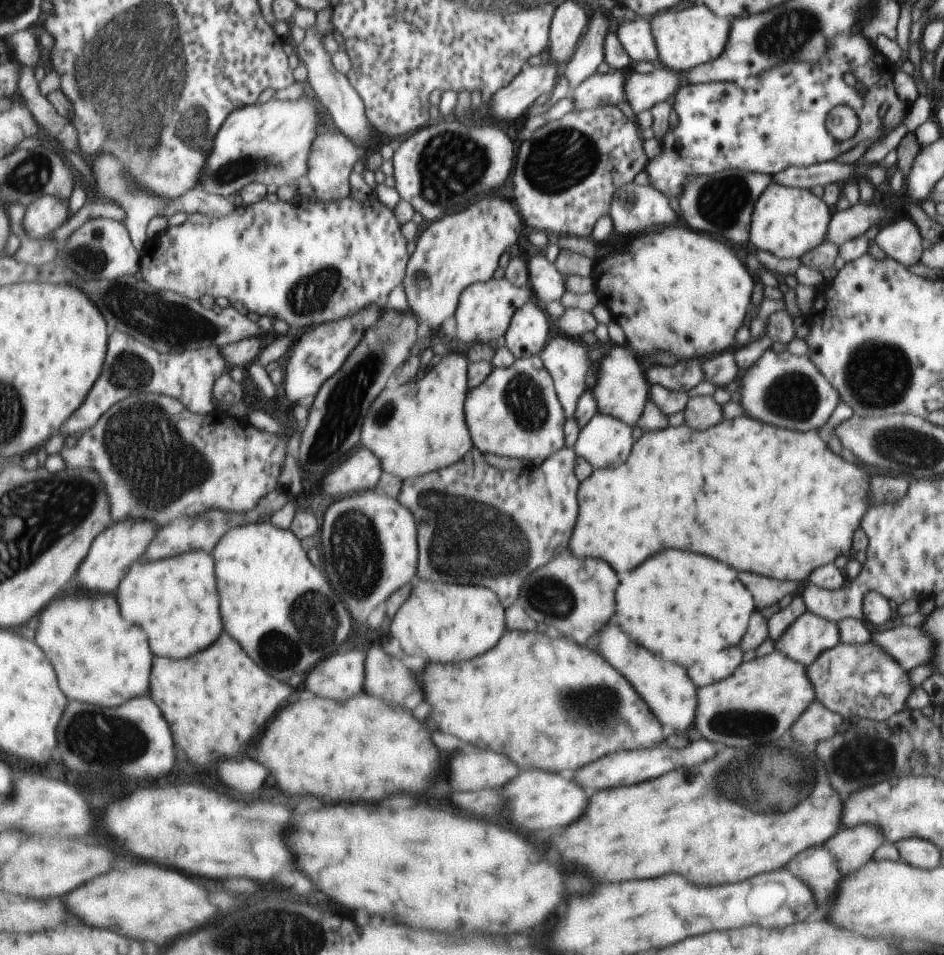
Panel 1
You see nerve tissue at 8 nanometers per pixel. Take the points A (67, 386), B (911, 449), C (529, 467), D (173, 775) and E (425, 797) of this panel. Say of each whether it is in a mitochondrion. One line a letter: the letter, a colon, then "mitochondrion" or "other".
A: other
B: mitochondrion
C: other
D: other
E: other

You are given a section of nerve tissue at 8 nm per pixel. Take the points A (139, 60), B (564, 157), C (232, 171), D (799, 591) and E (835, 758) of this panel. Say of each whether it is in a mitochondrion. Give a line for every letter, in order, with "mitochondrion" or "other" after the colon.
A: mitochondrion
B: mitochondrion
C: mitochondrion
D: other
E: mitochondrion

